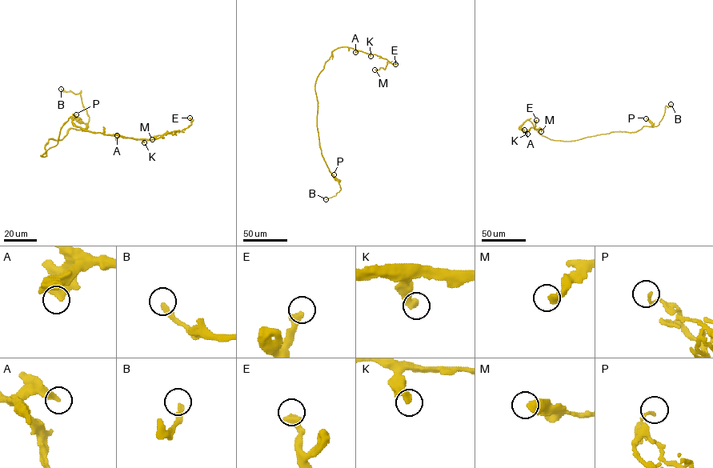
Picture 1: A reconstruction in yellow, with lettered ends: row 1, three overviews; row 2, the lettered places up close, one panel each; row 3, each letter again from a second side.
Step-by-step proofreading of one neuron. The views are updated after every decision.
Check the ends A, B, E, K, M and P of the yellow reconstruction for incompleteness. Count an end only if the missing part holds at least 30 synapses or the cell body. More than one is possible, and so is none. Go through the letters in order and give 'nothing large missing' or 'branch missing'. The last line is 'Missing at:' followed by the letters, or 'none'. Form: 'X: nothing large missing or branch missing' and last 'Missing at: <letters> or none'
A: nothing large missing
B: nothing large missing
E: nothing large missing
K: nothing large missing
M: nothing large missing
P: nothing large missing
Missing at: none

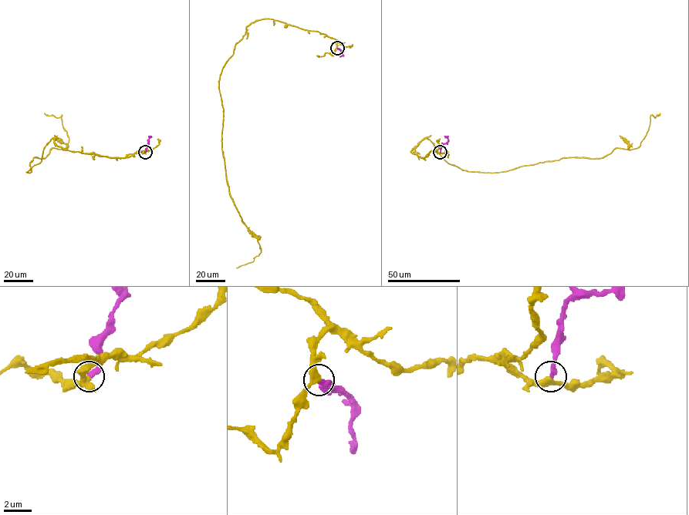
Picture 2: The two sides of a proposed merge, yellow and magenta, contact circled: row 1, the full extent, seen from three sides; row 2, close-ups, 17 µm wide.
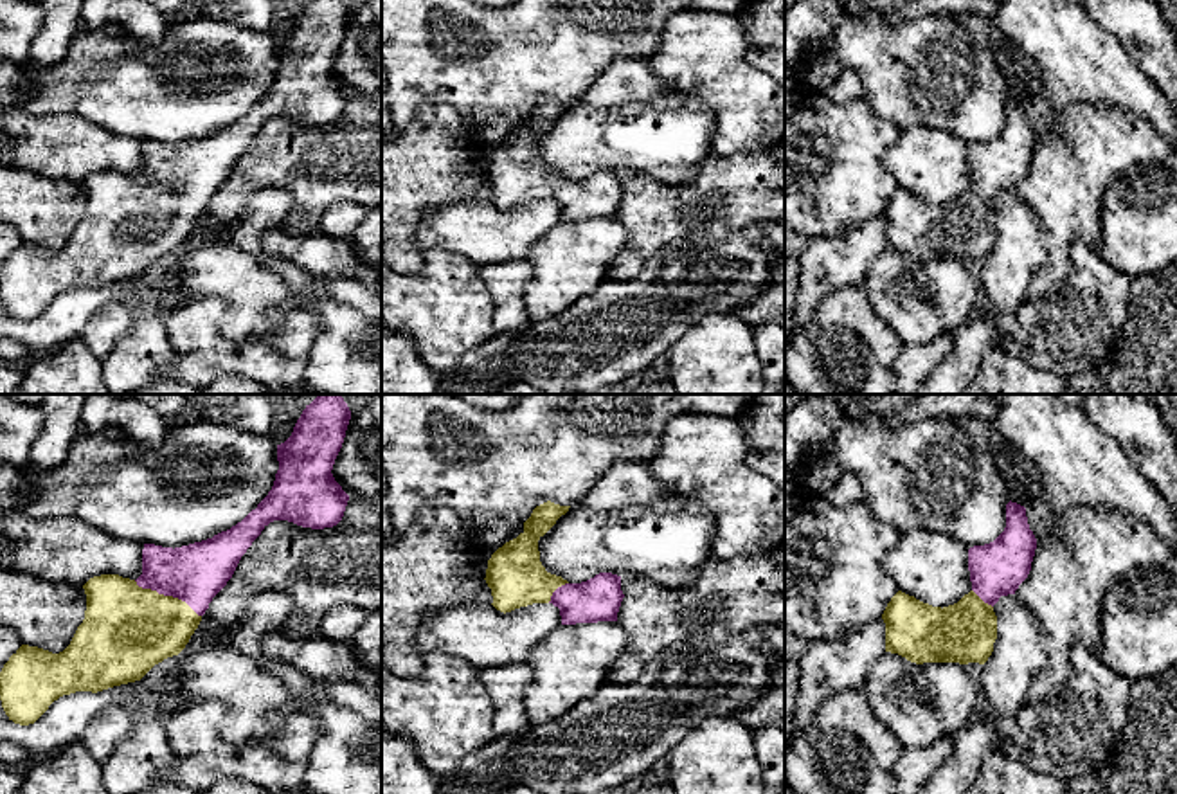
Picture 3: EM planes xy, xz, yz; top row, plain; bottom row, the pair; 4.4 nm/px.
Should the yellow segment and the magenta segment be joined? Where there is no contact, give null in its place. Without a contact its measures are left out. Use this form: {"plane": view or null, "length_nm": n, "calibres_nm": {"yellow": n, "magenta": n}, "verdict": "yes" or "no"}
{"plane": "xy", "length_nm": 340, "calibres_nm": {"yellow": 400, "magenta": 260}, "verdict": "yes"}

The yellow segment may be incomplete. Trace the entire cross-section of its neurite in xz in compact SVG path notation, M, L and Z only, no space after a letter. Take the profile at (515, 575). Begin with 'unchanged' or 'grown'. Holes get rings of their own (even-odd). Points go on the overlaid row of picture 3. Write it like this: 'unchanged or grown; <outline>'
grown; M551 501L536 506L524 531L491 555L484 580L497 610L506 614L533 603L553 603L560 609L562 625L617 621L624 598L621 576L599 573L587 582L569 583L547 573L540 562L538 540L569 508Z

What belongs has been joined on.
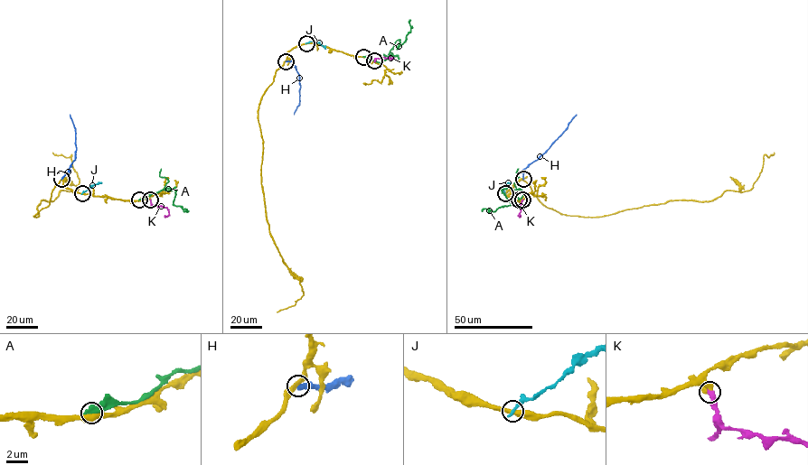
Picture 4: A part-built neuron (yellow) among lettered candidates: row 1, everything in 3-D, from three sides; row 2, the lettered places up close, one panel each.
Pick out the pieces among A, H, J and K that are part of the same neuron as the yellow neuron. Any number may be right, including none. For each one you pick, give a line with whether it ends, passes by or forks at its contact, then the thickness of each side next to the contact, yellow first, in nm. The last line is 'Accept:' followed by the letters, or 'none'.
K: it ends; calibres 360 and 500 nm
Accept: K

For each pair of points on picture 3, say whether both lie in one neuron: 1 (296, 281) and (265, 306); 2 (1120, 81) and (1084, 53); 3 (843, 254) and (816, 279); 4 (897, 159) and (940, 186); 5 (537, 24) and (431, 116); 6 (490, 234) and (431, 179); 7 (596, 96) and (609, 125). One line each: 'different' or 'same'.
1: different
2: same
3: same
4: same
5: different
6: different
7: different

